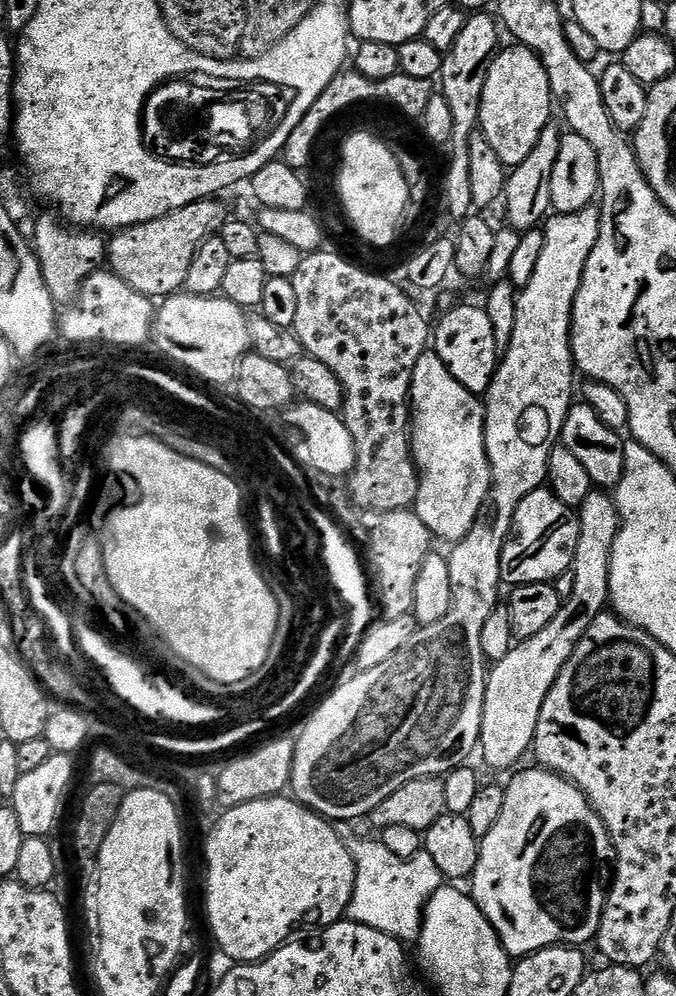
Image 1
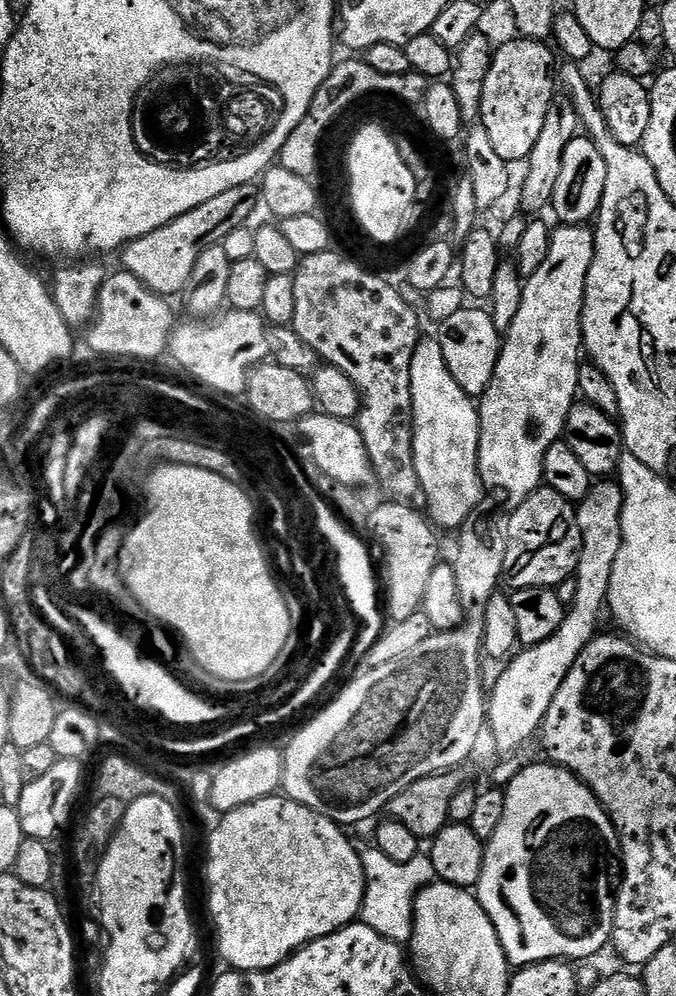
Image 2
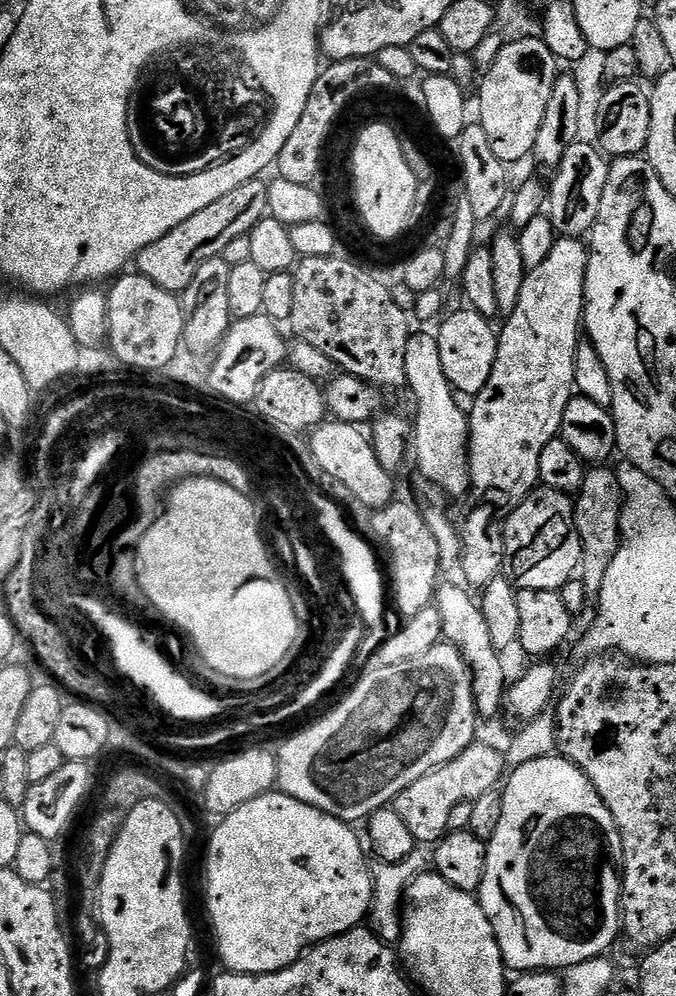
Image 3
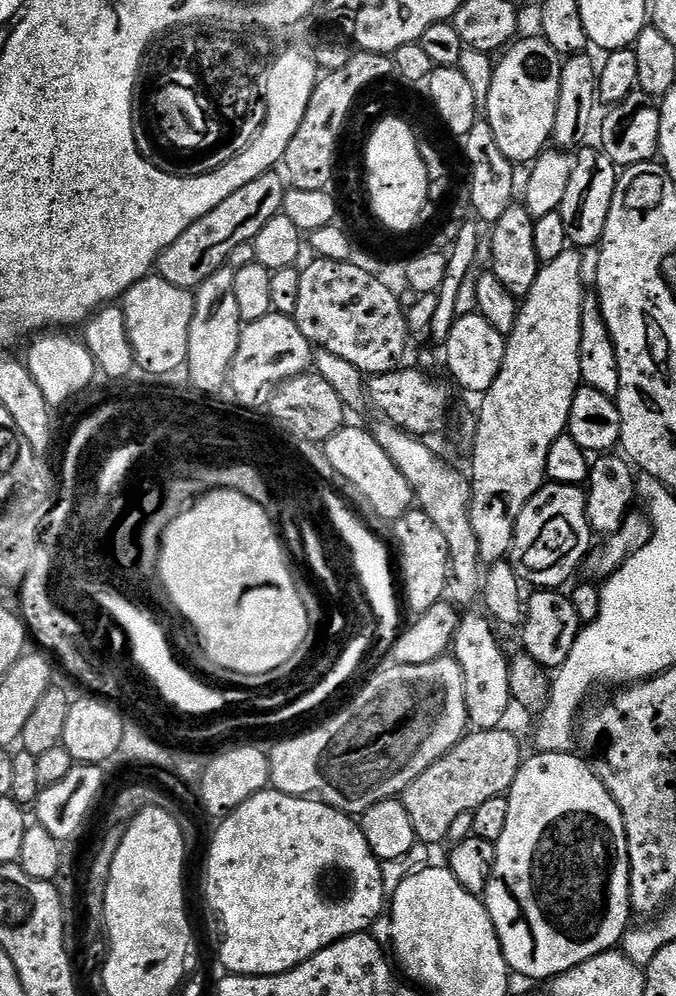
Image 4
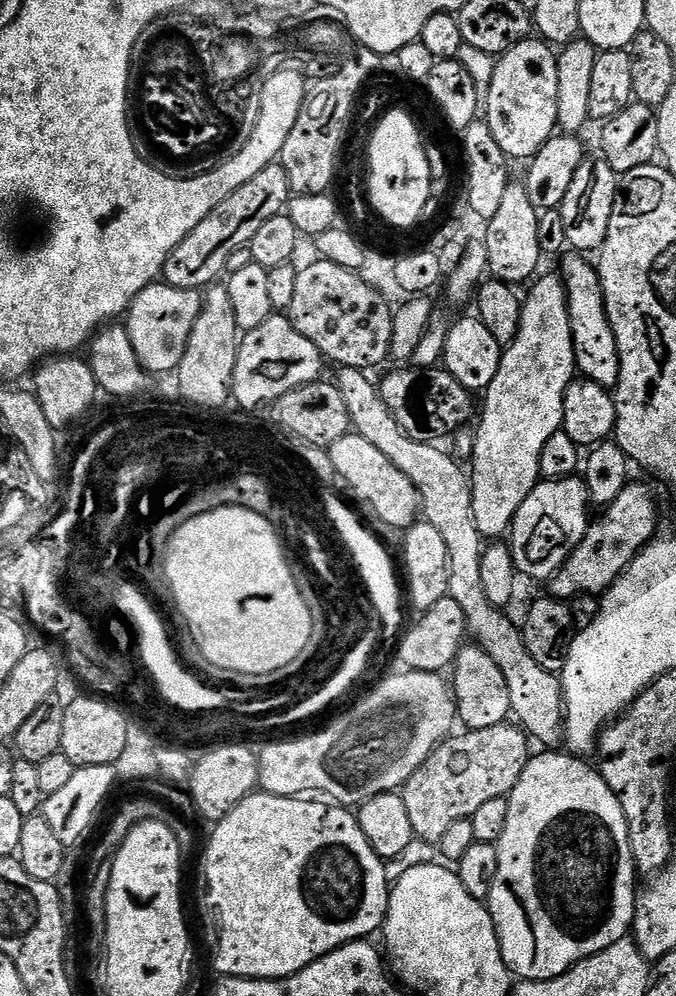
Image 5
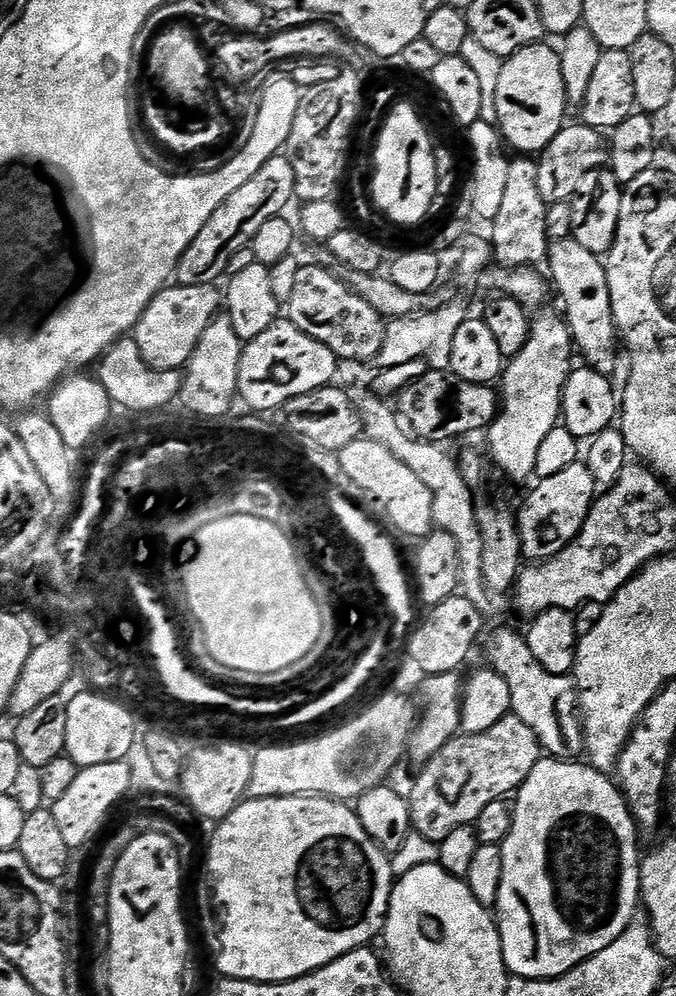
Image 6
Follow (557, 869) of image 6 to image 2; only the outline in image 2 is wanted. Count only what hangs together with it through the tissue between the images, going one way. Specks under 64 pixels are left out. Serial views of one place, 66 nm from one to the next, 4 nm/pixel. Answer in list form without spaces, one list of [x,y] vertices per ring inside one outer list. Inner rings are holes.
[[[533,762],[529,764],[506,785],[504,794],[506,811],[502,814],[502,823],[499,824],[498,830],[494,830],[494,834],[486,842],[482,874],[474,889],[475,895],[486,910],[486,914],[498,934],[508,963],[512,966],[537,964],[542,960],[577,962],[576,960],[584,960],[587,956],[602,951],[603,948],[607,949],[612,939],[612,919],[616,913],[614,876],[612,880],[611,874],[608,873],[612,868],[612,859],[617,859],[620,850],[620,839],[616,837],[616,828],[612,825],[612,820],[608,817],[606,809],[598,802],[596,795],[573,772],[568,771],[567,768],[559,768],[557,764],[551,762],[543,763]]]

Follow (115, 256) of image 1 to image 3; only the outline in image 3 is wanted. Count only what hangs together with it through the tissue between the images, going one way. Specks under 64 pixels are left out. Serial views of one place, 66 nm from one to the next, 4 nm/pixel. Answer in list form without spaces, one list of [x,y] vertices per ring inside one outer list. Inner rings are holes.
[[[257,178],[238,186],[238,190],[230,190],[226,198],[218,198],[206,210],[198,210],[182,226],[174,226],[170,234],[158,238],[146,250],[136,257],[134,264],[139,275],[150,278],[162,290],[184,294],[188,292],[190,282],[194,282],[194,274],[208,260],[223,254],[226,246],[234,242],[234,238],[247,236],[258,221],[263,220],[268,210],[268,184]]]

